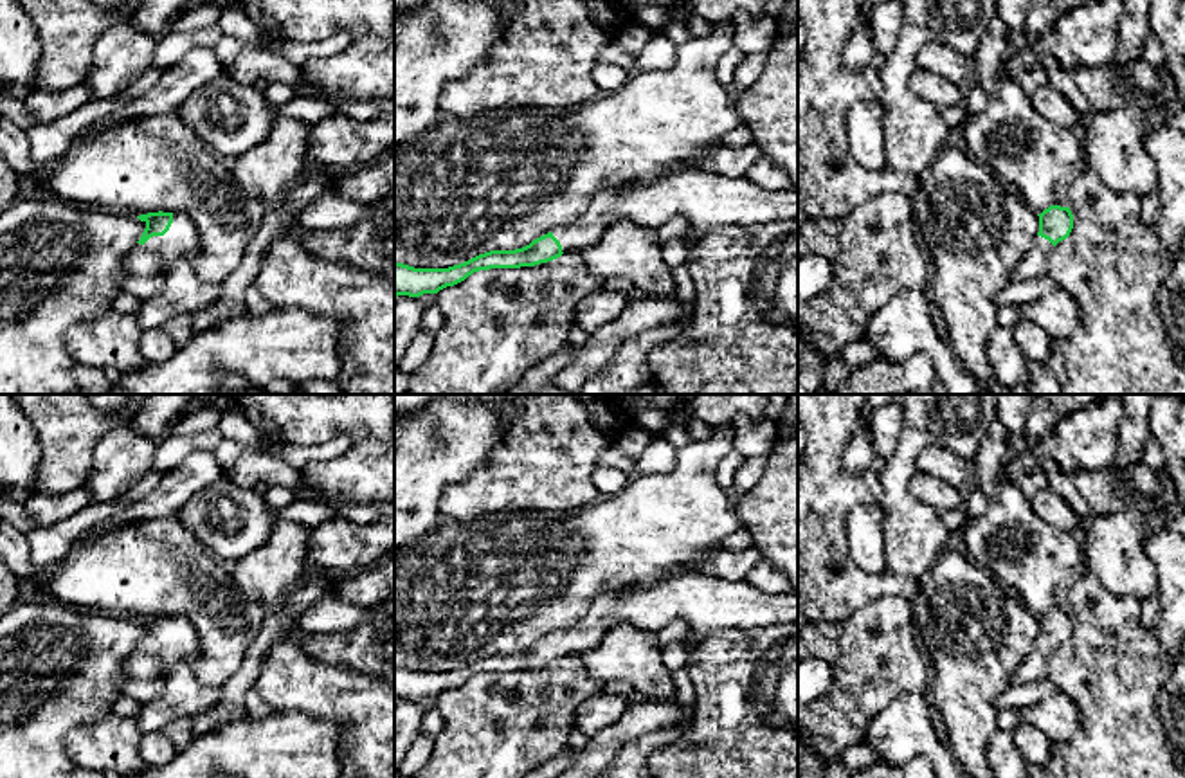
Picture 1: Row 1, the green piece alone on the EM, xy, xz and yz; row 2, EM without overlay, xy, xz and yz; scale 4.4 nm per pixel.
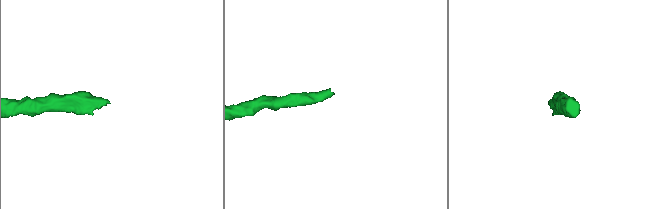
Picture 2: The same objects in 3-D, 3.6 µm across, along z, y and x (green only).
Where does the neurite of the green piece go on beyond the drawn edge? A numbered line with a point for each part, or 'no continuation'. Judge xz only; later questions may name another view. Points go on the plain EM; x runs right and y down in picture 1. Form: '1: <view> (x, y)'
1: xz (708, 604)

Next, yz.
1: yz (1034, 667)

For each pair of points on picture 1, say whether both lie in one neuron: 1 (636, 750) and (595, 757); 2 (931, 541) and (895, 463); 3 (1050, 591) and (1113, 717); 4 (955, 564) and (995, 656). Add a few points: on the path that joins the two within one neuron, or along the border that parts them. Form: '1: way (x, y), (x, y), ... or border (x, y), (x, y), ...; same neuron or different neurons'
1: border (656, 730), (638, 735), (613, 759); different neurons
2: way (912, 521), (895, 499), (895, 483); same neuron
3: border (1086, 571), (1070, 593), (1068, 609); different neurons
4: way (955, 588), (960, 613), (975, 633); same neuron

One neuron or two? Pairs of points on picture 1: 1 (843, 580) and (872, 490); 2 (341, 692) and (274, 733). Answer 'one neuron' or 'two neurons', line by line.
1: one neuron
2: two neurons

